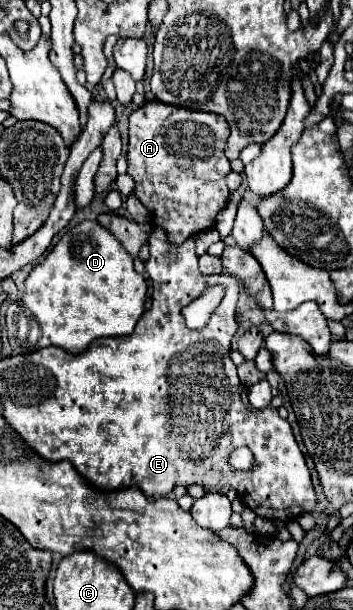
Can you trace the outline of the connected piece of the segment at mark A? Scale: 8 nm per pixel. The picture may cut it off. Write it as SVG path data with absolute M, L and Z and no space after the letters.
M157 99L129 115L127 173L135 179L135 197L153 213L153 225L167 231L171 245L213 229L215 215L227 205L225 177L231 173L223 153L227 137L229 123L225 117L169 107Z

